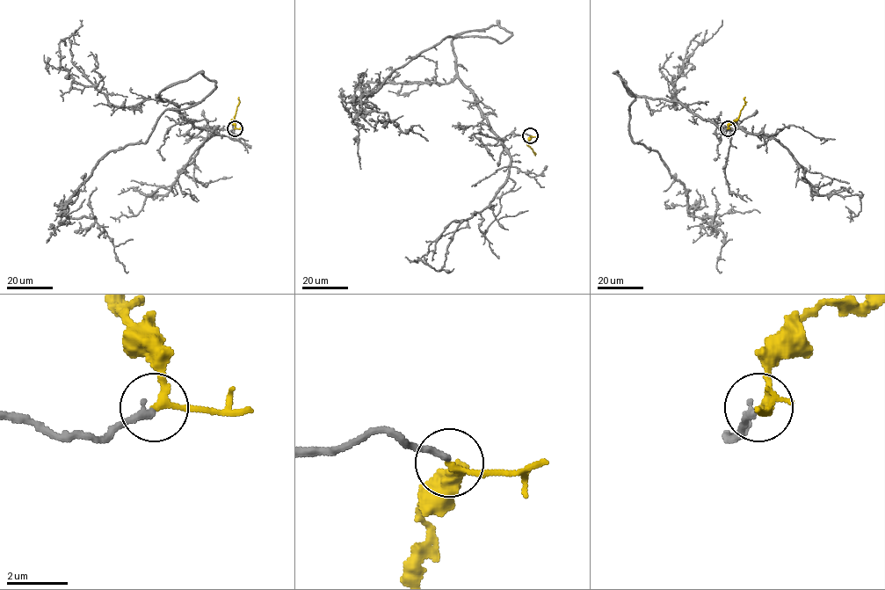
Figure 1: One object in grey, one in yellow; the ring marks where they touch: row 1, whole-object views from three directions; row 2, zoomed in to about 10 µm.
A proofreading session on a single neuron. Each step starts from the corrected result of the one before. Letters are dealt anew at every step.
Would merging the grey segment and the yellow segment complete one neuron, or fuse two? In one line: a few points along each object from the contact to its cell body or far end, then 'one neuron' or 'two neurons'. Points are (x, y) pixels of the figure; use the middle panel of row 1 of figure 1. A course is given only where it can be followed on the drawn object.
grey via (530, 135), (500, 138), (459, 76), (452, 40), (497, 24), (502, 42), (446, 36), (361, 95), (424, 130) | yellow via (530, 136), (528, 145), (534, 154) | one neuron

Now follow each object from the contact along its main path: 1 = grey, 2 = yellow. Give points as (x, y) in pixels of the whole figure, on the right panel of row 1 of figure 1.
1: (727, 128), (633, 97), (616, 72), (634, 96), (631, 139), (722, 232), (721, 272)
2: (728, 128), (731, 121), (738, 118), (745, 97)

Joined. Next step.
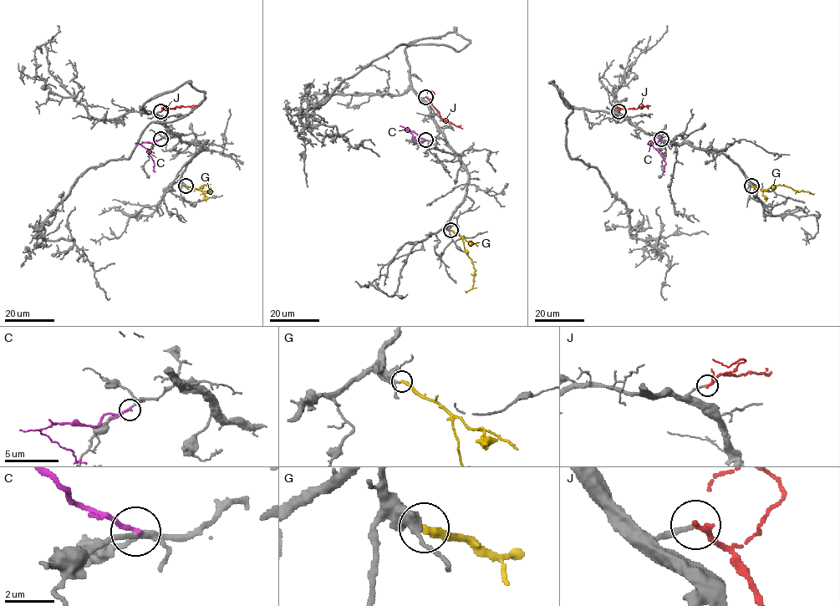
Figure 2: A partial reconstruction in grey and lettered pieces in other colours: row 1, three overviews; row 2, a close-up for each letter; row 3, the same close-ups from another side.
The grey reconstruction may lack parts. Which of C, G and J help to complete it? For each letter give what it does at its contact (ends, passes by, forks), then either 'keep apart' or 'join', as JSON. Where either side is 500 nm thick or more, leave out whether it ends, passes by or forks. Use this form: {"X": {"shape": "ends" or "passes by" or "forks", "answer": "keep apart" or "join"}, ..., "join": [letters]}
{"C": {"shape": "ends", "answer": "keep apart"}, "G": {"shape": "ends", "answer": "join"}, "J": {"shape": "passes by", "answer": "keep apart"}, "join": ["G"]}

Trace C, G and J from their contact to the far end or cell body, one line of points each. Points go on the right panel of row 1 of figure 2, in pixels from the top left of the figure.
C: (661, 140), (650, 144), (666, 163), (663, 171)
G: (751, 185), (767, 190), (779, 185), (812, 194)
J: (618, 111), (650, 106)

